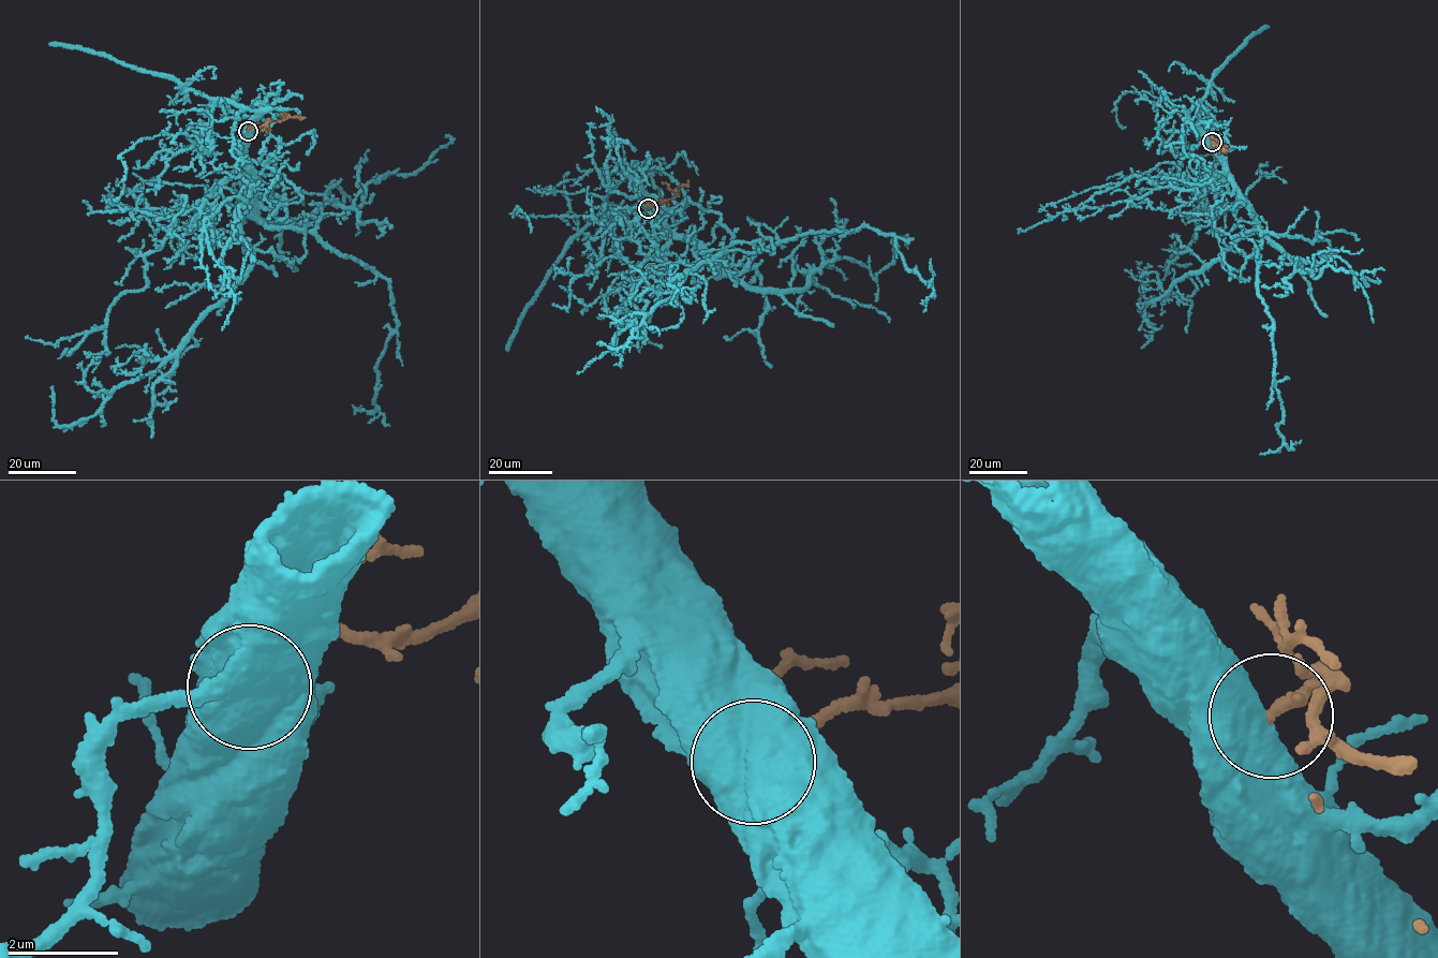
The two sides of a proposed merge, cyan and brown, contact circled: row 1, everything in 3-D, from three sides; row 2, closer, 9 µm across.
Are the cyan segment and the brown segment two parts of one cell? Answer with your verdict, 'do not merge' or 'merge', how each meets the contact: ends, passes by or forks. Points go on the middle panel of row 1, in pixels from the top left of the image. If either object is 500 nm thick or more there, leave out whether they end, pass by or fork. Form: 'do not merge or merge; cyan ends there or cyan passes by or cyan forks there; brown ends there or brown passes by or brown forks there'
merge

